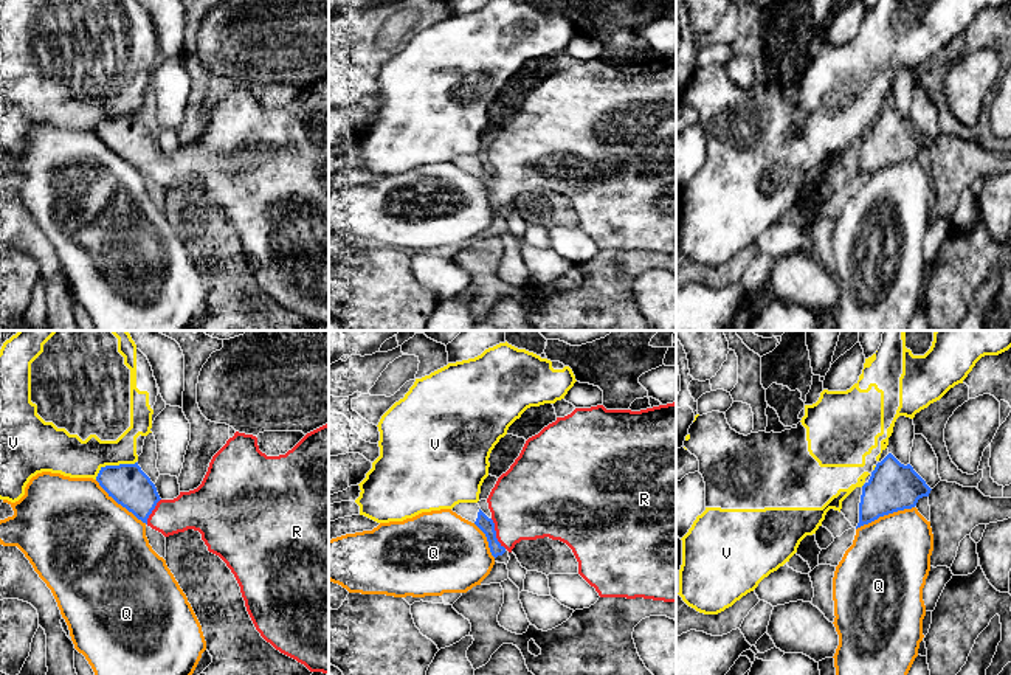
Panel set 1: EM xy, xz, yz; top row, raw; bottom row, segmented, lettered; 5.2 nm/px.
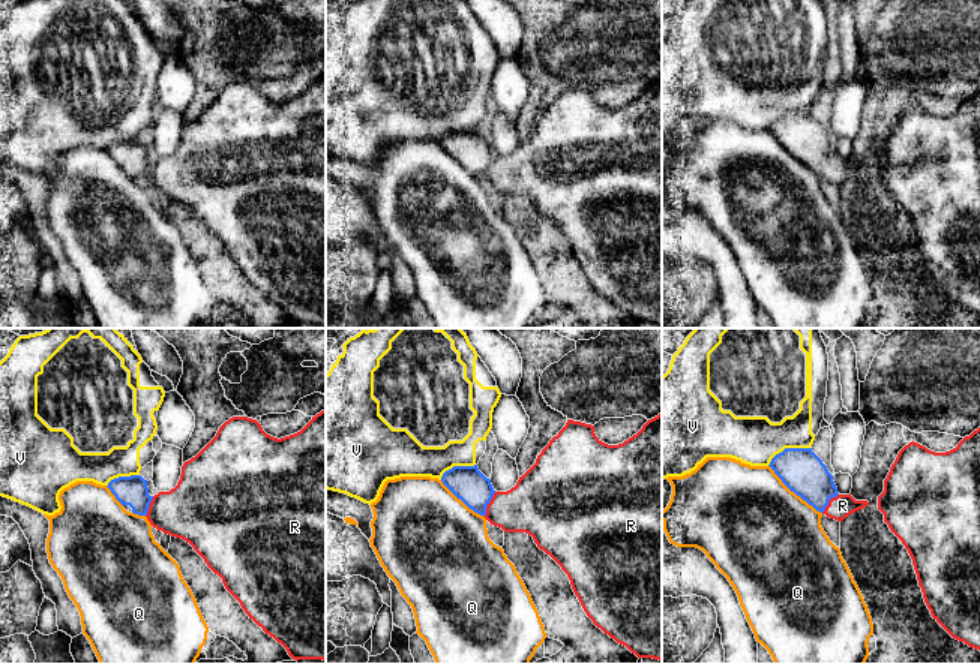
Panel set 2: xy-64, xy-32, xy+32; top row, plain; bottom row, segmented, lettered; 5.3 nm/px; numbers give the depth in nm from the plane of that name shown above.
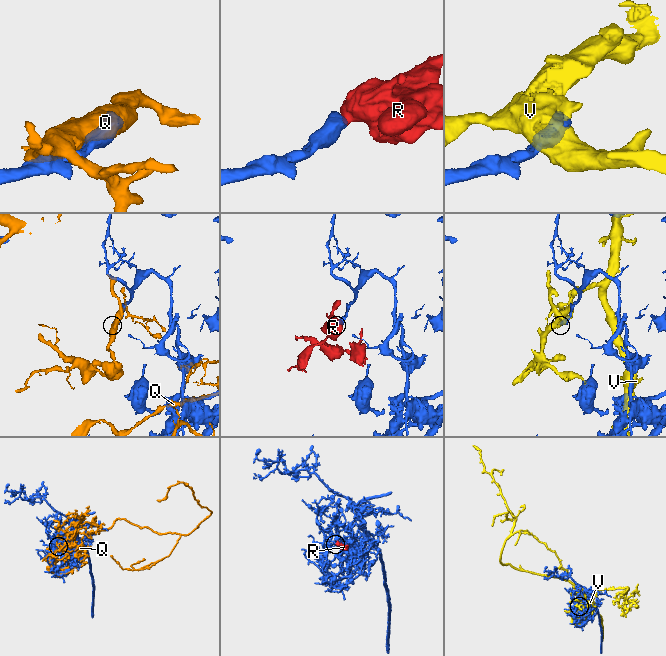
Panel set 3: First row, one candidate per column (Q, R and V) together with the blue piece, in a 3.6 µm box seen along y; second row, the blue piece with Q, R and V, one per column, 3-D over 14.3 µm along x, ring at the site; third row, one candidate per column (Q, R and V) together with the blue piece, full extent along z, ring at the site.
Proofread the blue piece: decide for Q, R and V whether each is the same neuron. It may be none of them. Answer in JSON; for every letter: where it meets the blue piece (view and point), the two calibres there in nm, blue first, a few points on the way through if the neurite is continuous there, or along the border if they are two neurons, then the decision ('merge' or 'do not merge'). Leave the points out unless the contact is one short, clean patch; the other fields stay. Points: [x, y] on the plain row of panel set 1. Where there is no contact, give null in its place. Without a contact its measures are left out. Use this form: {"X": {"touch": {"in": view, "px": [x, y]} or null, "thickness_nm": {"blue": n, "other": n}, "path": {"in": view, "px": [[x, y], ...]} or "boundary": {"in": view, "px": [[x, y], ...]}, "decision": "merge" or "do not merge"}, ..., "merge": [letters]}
{"Q": {"touch": {"in": "yz", "px": [884, 166]}, "thickness_nm": {"blue": 260, "other": 420}, "decision": "do not merge"}, "R": {"touch": {"in": "xz", "px": [495, 186]}, "thickness_nm": {"blue": 80, "other": 400}, "path": {"in": "xz", "px": [[483, 174], [495, 186], [529, 154]]}, "decision": "merge"}, "V": {"touch": {"in": "xy", "px": [113, 118]}, "thickness_nm": {"blue": 220, "other": 220}, "decision": "do not merge"}, "merge": ["R"]}

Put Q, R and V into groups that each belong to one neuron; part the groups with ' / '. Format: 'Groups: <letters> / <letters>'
Groups: Q / R / V

